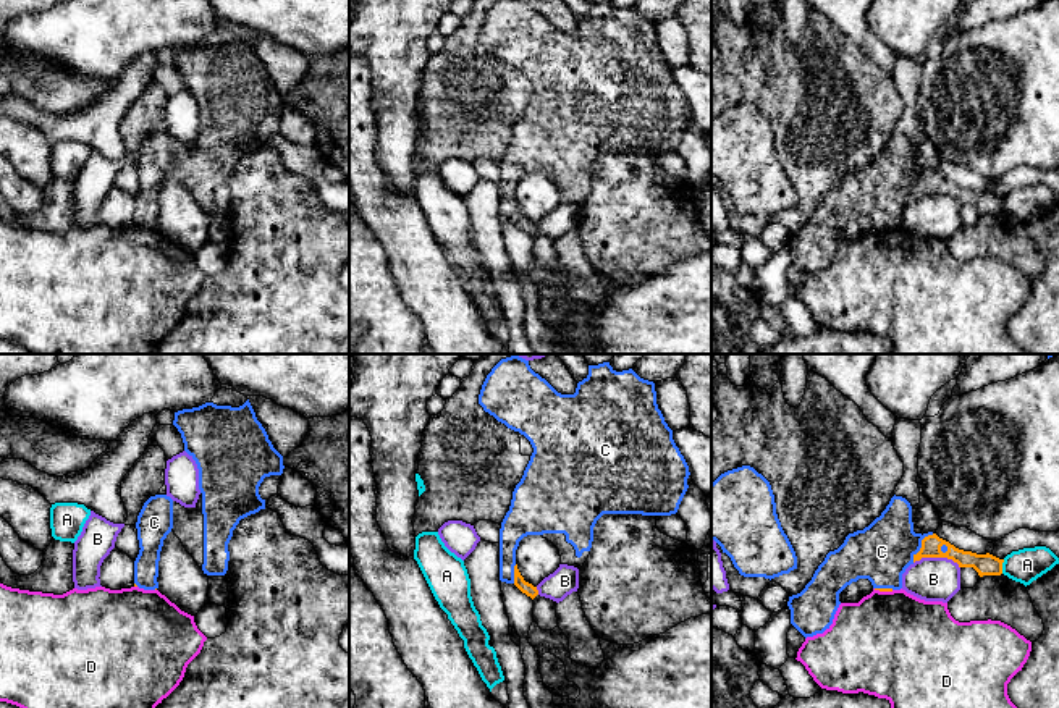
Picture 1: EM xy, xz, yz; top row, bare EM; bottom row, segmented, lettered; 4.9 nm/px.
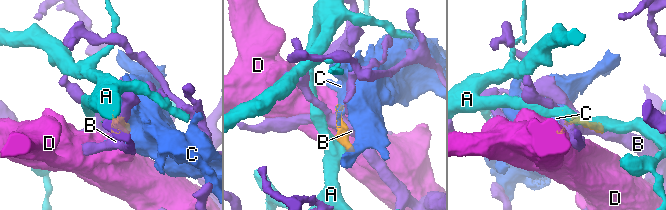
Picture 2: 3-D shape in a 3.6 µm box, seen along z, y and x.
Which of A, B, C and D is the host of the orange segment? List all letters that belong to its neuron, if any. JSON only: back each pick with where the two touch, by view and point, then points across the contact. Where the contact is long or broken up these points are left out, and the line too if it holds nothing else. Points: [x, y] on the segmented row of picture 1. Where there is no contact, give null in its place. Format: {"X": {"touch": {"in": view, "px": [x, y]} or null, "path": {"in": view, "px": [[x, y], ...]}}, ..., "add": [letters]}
{"C": {"touch": {"in": "yz", "px": [922, 545]}}, "add": ["C"]}

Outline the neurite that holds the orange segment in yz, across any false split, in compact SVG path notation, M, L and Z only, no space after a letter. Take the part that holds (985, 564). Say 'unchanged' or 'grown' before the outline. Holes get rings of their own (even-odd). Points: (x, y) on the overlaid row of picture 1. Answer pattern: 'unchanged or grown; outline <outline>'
grown; outline M894 495L880 517L863 530L849 533L837 550L826 554L805 588L797 595L789 596L787 606L791 609L791 624L805 638L823 634L833 624L834 614L841 605L839 593L847 585L859 579L868 579L875 590L901 590L902 574L910 564L922 558L947 558L957 563L959 567L973 567L980 577L1001 575L1004 563L1004 559L989 553L977 554L959 550L933 532L923 535L915 533L910 503L905 498Z

